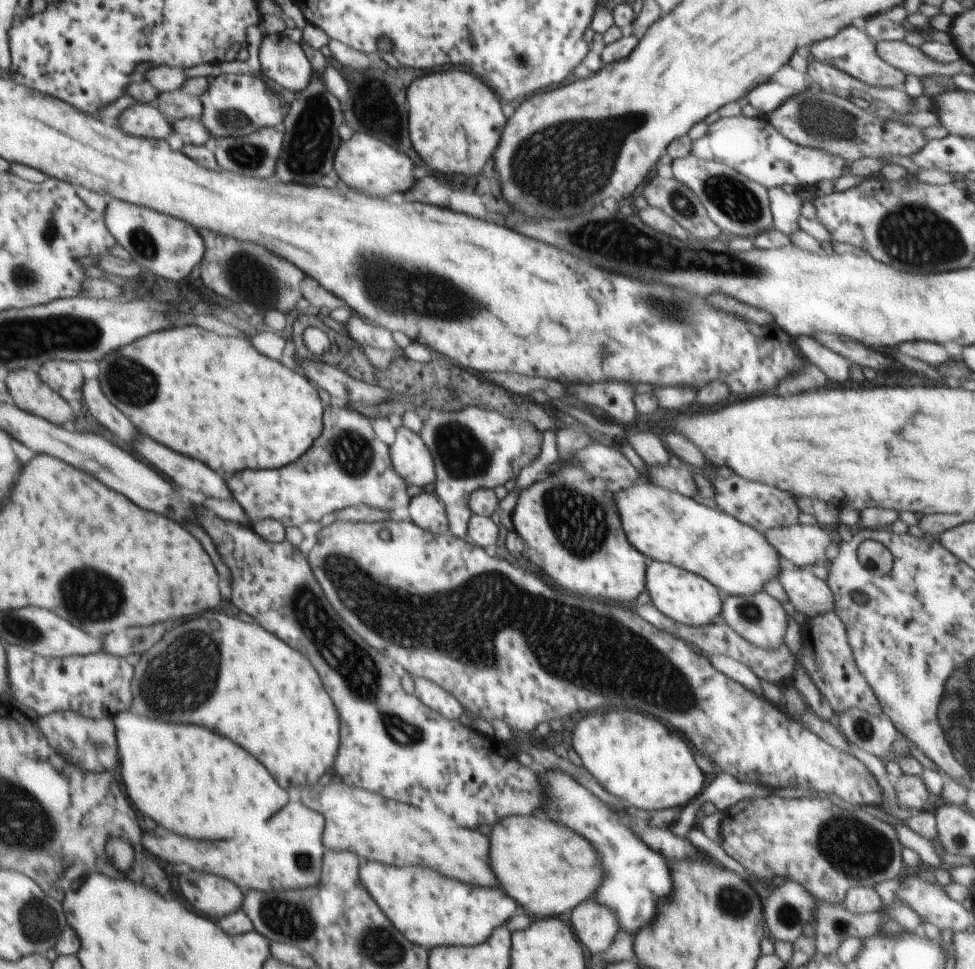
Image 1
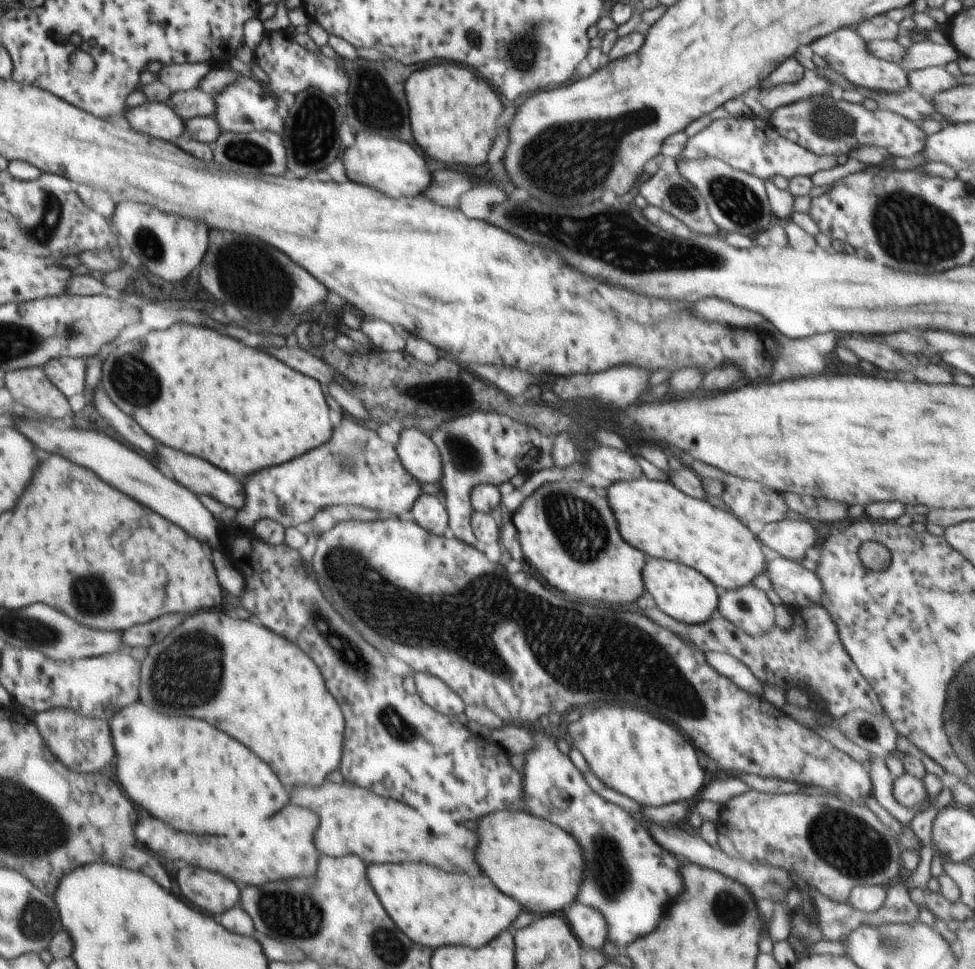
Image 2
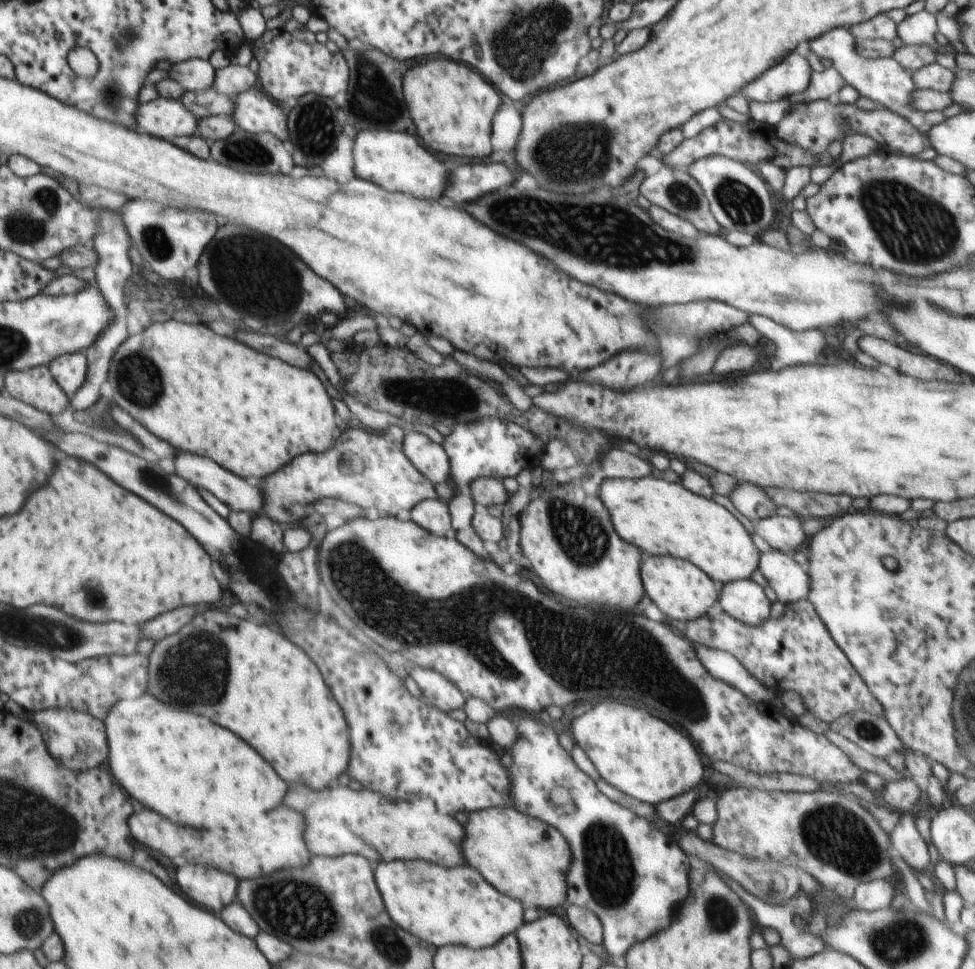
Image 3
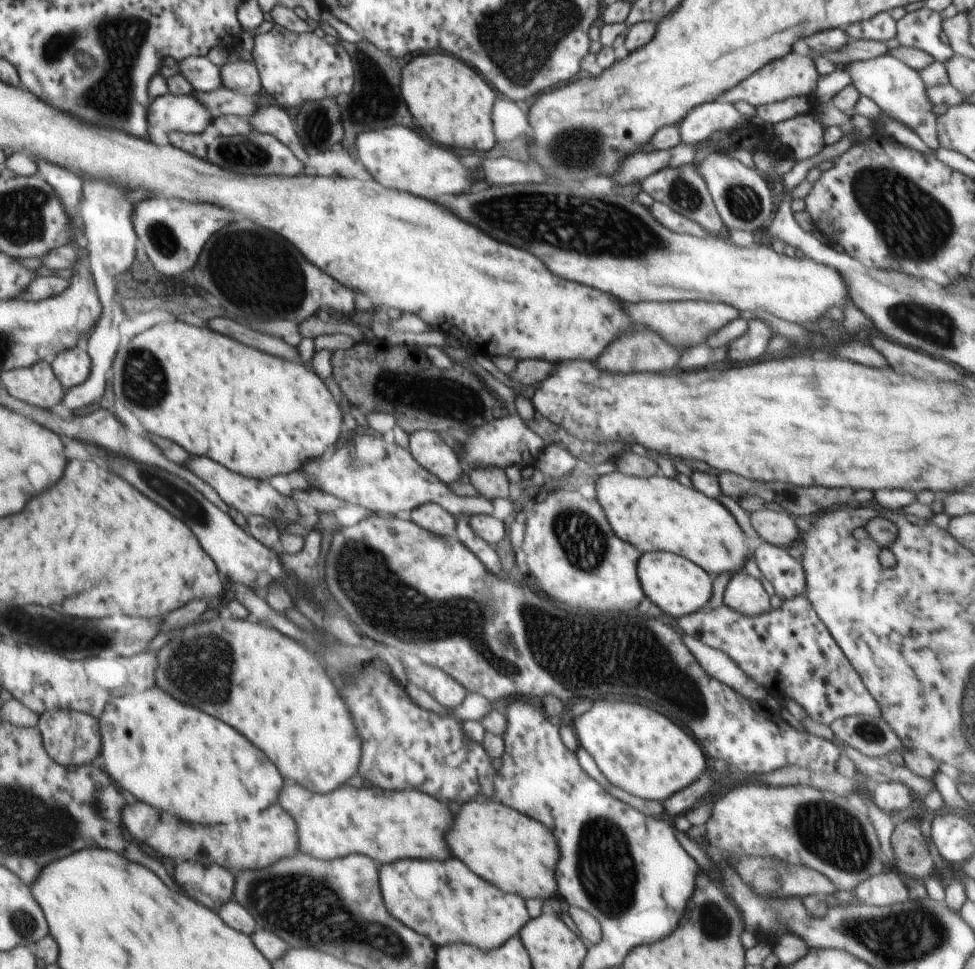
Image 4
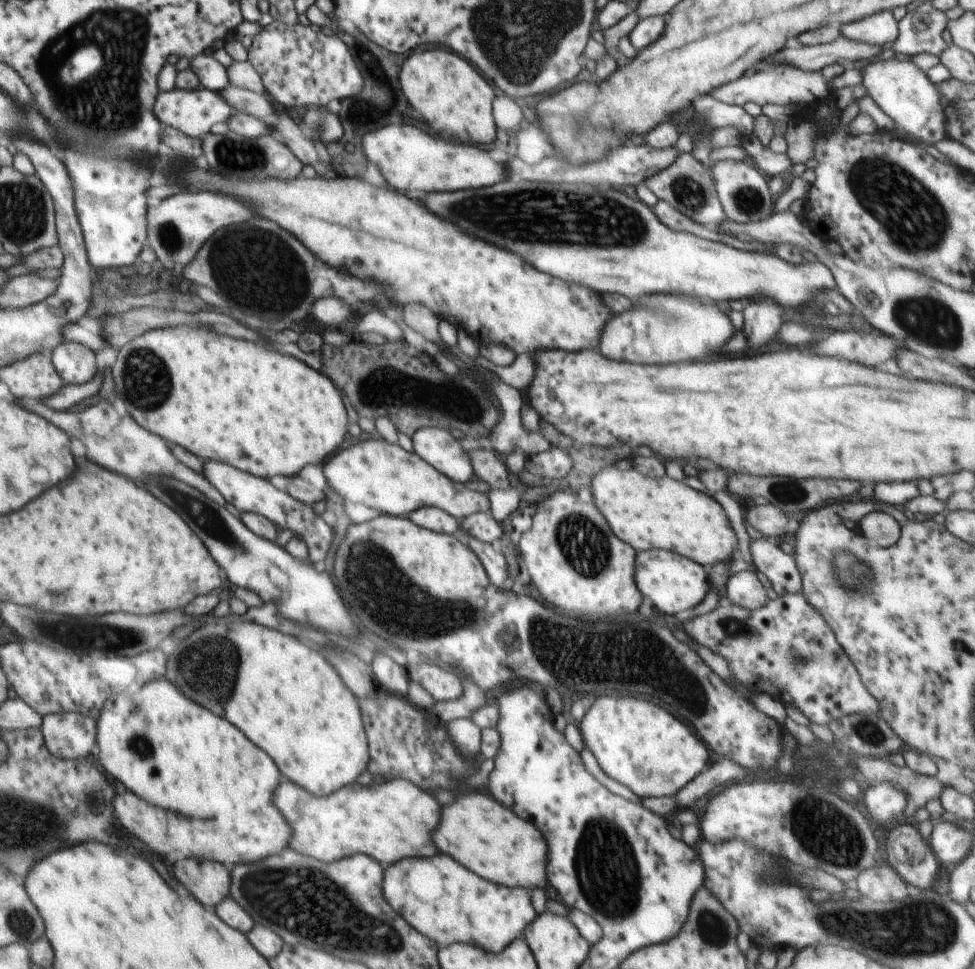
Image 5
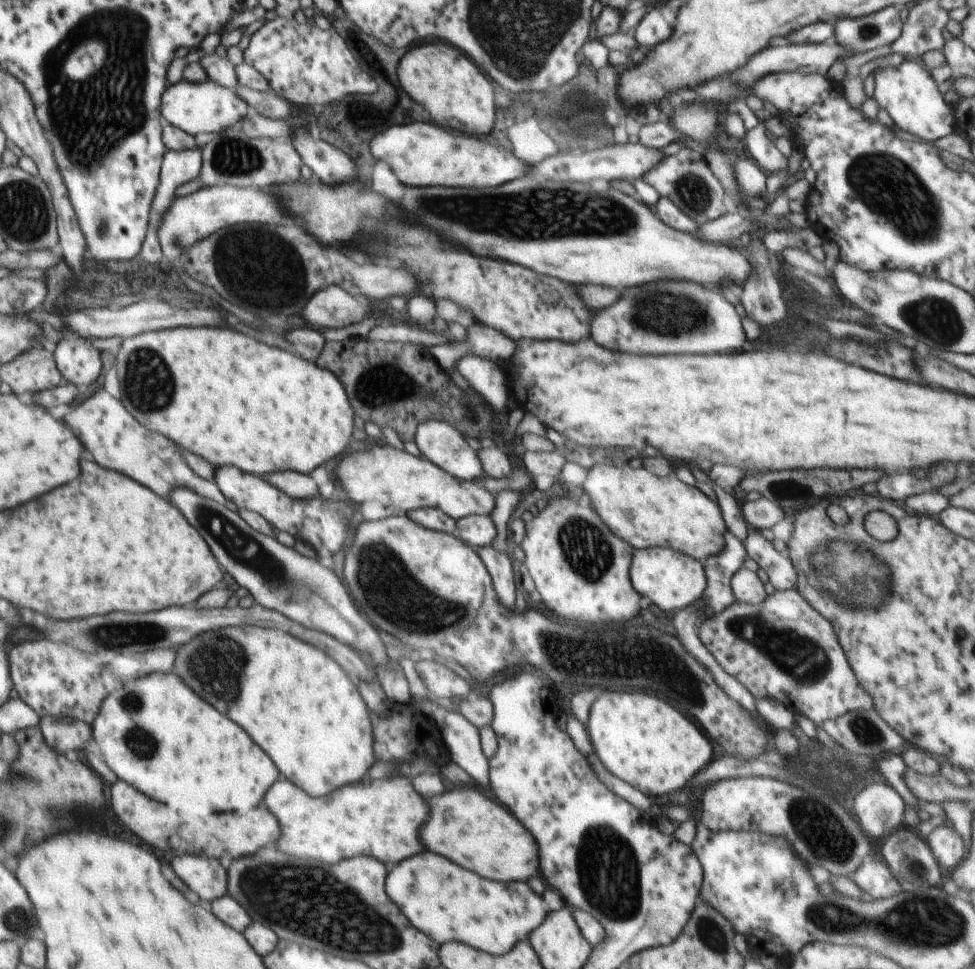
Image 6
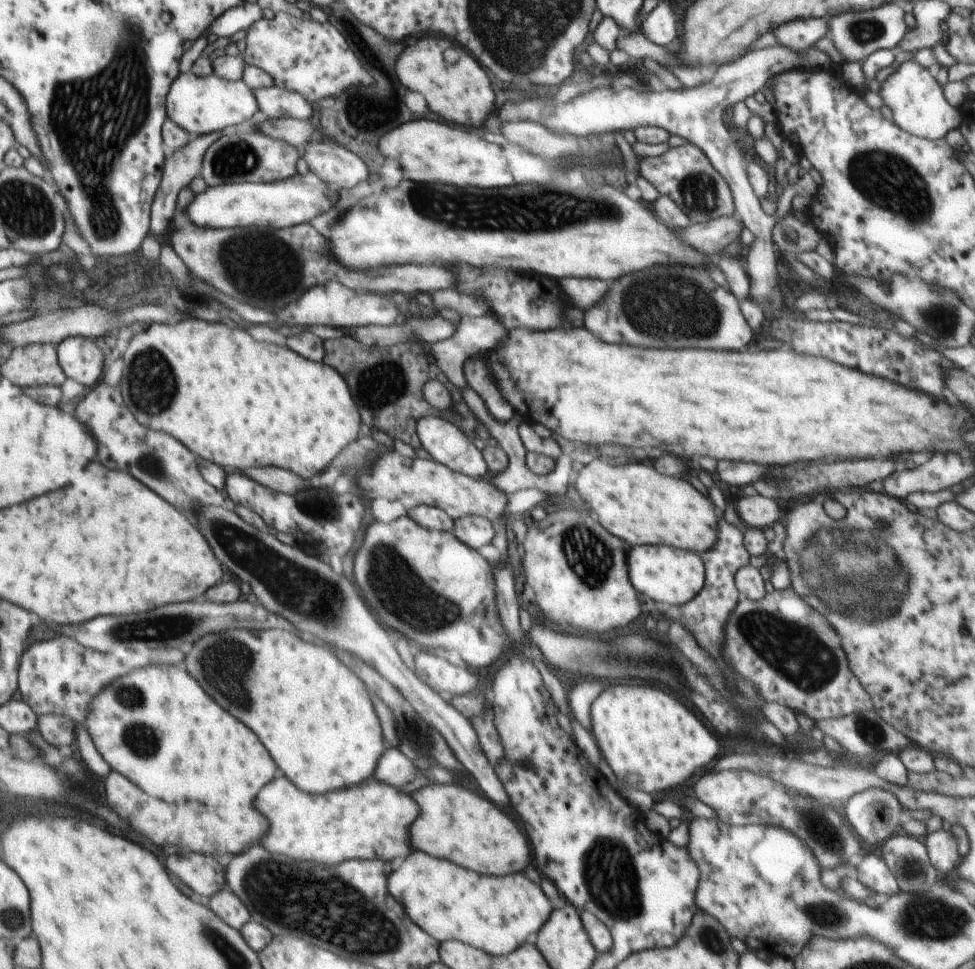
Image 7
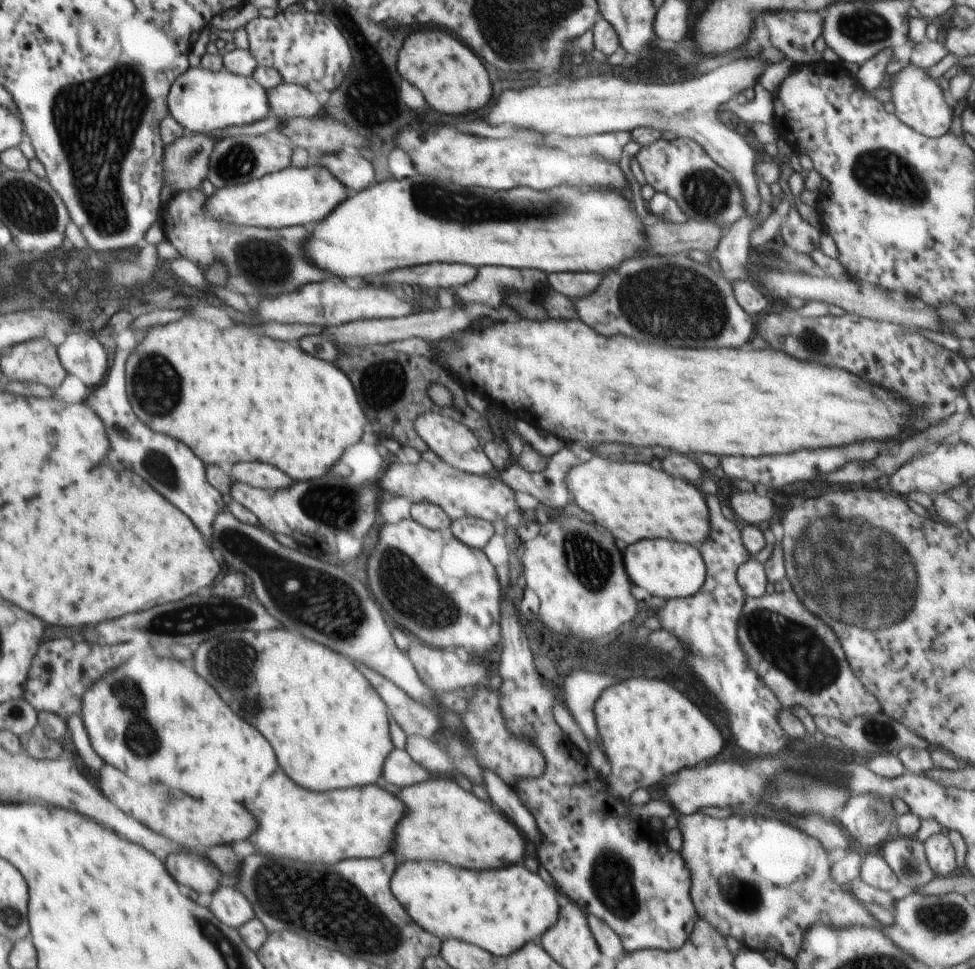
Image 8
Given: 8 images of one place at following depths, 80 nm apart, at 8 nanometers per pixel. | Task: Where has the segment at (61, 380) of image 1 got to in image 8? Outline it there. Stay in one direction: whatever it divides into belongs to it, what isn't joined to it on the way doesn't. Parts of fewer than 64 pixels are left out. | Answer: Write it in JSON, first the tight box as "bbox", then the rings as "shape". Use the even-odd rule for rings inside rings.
{"bbox":[57,328,108,388],"shape":[[[80,328],[68,332],[57,353],[68,375],[77,376],[88,388],[102,384],[108,372],[108,356],[90,331]]]}

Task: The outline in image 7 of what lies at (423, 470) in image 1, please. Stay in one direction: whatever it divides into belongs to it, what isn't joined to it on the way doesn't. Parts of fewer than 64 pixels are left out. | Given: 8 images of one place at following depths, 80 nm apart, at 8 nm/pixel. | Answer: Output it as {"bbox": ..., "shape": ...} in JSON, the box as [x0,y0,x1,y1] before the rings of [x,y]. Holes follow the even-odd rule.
{"bbox":[416,415,490,479],"shape":[[[427,415],[421,418],[420,422],[417,422],[416,432],[420,446],[422,446],[436,462],[450,467],[450,470],[454,472],[459,472],[469,477],[482,479],[490,476],[490,470],[481,450],[476,448],[471,438],[468,437],[467,434],[464,434],[455,424],[436,415]]]}

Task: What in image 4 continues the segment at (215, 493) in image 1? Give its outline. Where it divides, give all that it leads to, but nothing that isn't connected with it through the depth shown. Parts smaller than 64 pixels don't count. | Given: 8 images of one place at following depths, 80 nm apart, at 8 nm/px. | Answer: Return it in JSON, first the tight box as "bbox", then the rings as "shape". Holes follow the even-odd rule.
{"bbox":[182,455,280,518],"shape":[[[191,455],[189,462],[186,461],[182,466],[192,471],[198,478],[206,481],[208,486],[211,486],[216,494],[230,507],[236,508],[238,512],[242,512],[245,517],[250,515],[262,515],[272,518],[276,512],[280,512],[280,508],[276,506],[276,496],[278,491],[273,483],[259,481],[244,475],[228,470],[228,467],[221,465],[219,462],[208,457],[197,457]]]}

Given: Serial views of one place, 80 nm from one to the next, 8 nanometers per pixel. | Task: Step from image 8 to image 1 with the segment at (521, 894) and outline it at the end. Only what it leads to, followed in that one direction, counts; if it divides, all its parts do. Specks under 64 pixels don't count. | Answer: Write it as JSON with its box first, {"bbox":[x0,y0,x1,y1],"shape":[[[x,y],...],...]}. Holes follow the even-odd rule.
{"bbox":[359,861,521,950],"shape":[[[362,861],[359,874],[360,882],[392,925],[408,938],[408,942],[428,950],[452,944],[482,944],[498,926],[506,925],[521,911],[519,905],[499,887],[456,882],[424,866]]]}

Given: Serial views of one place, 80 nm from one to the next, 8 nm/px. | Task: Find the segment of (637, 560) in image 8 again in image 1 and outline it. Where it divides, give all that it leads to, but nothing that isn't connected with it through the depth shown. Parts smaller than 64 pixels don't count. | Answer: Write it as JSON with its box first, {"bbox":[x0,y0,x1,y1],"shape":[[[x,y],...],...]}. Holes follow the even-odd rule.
{"bbox":[646,560,722,626],"shape":[[[649,560],[646,570],[646,585],[651,603],[668,618],[687,626],[713,624],[720,617],[722,598],[708,580],[698,574],[683,570],[674,564]]]}

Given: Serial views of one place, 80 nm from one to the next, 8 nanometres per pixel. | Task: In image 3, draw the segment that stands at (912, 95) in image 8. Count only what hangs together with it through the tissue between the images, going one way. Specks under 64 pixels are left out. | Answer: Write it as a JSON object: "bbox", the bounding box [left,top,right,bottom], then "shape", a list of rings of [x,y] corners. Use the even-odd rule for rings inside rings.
{"bbox":[810,28,938,161],"shape":[[[836,28],[836,30],[830,30],[828,34],[812,40],[810,48],[820,59],[828,58],[828,60],[832,60],[832,67],[842,75],[845,84],[856,88],[862,97],[871,98],[880,108],[890,109],[905,116],[908,121],[921,130],[924,136],[924,148],[922,152],[912,155],[911,158],[922,161],[934,160],[938,154],[928,142],[927,130],[930,127],[924,123],[923,112],[911,108],[911,94],[916,90],[912,72],[900,66],[900,63],[896,62],[894,58],[869,59],[863,57],[858,54],[857,41],[855,36],[850,34],[848,30]]]}

